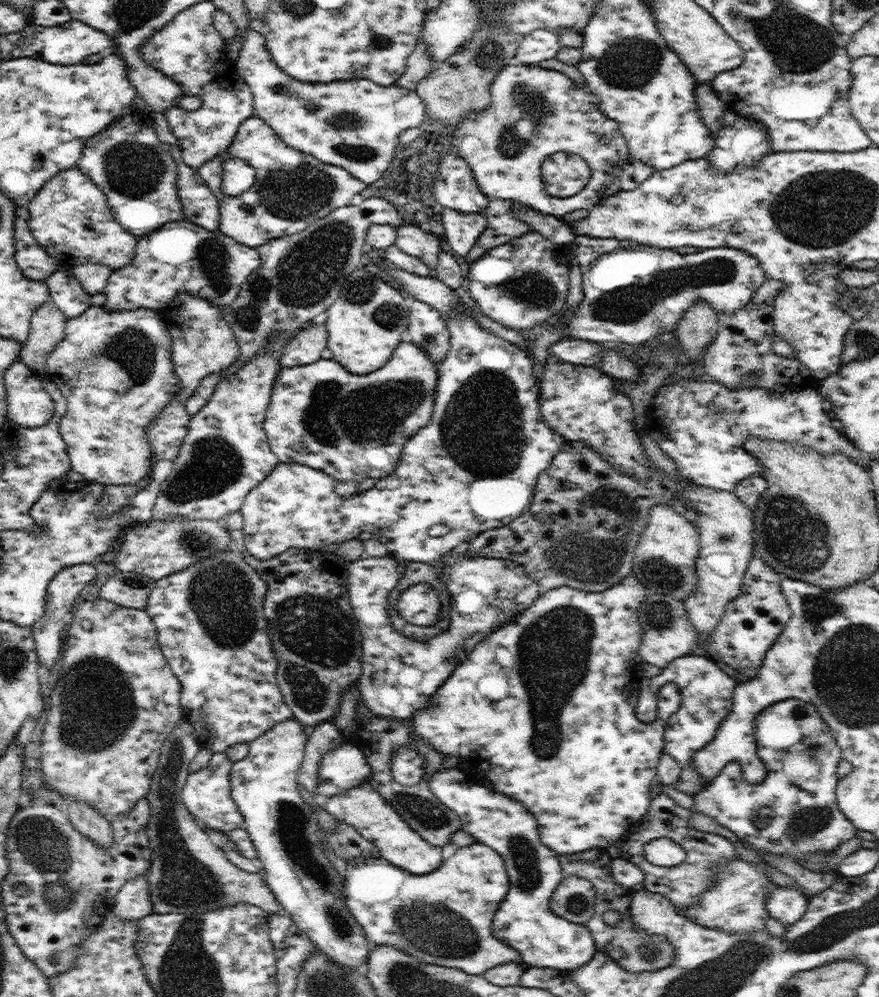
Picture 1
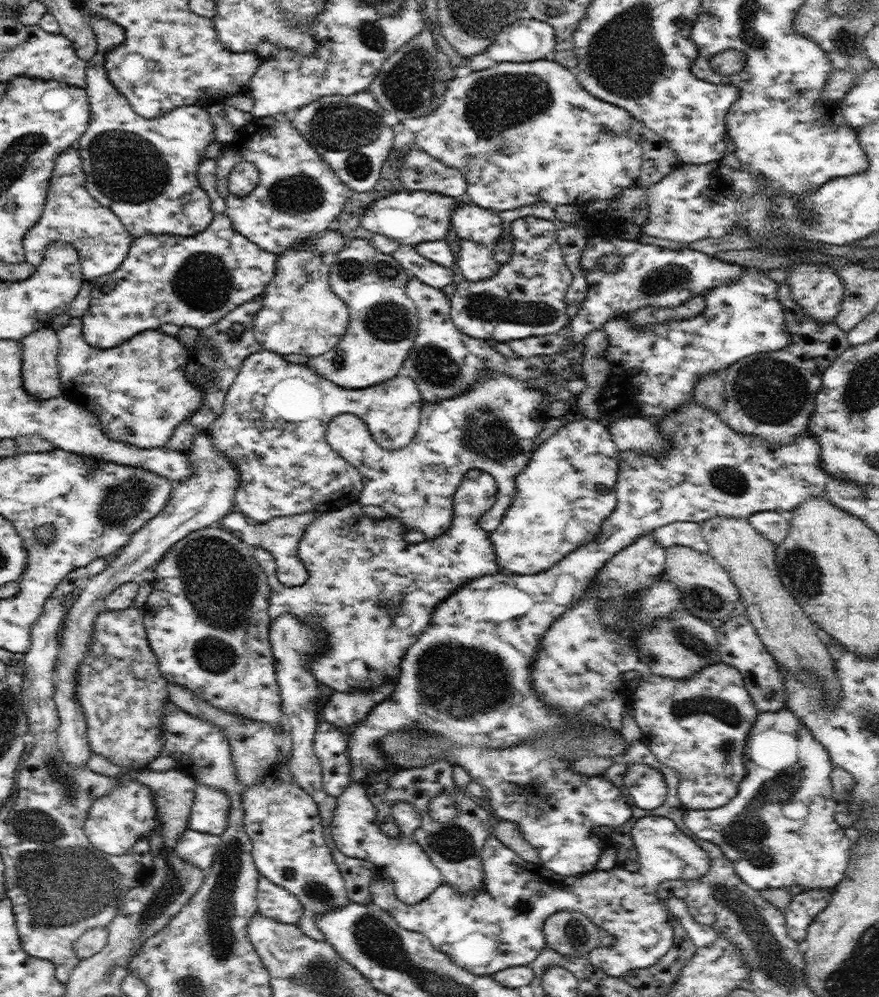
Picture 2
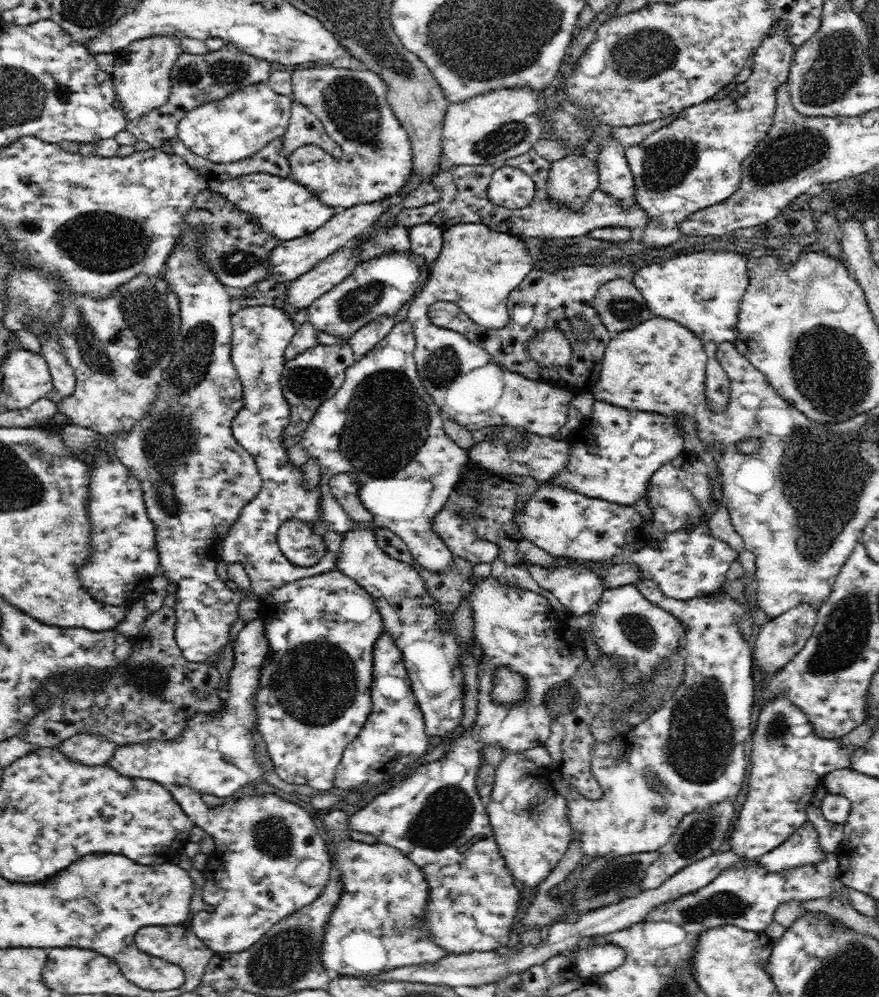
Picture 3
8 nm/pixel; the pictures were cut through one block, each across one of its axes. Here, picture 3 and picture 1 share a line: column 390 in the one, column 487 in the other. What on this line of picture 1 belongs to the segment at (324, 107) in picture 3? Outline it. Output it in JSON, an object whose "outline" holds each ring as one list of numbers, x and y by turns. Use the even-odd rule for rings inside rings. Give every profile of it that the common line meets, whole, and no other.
{"outline":[[512,62,498,73,489,86,489,91,491,104,488,109,472,114,472,117,466,117,460,125,454,127,450,148,471,166,479,188,490,200,517,200,541,213,562,218,564,214,580,208,590,209,621,190,619,176,632,157,629,155,624,135,618,123,605,116,597,107,598,104,592,103,591,96,578,87,574,80,558,70,533,65,514,66],[556,152,580,155,591,170,592,180,586,184,584,190,573,197,552,196,544,187,541,164,550,154]]}

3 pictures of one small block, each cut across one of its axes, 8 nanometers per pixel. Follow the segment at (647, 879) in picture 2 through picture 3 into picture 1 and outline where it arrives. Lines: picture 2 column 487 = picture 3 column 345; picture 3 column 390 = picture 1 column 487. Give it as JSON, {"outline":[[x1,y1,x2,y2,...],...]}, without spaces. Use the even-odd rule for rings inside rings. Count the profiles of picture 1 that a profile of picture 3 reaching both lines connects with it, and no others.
{"outline":[[482,843,458,847,436,870,415,875,390,864,381,856,370,860,350,860,346,864,343,888,346,908,362,927,372,946,389,944,416,960,448,968,459,968,471,975,482,975,489,968,505,962,523,963,519,952,498,940,492,932,494,915,509,891,504,859,493,848]]}

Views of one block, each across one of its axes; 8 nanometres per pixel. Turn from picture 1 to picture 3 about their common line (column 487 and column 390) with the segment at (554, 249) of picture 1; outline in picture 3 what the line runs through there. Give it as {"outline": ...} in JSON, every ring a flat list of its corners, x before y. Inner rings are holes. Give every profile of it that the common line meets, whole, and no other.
{"outline":[[412,250,406,253,382,254,355,266,354,272,319,296,308,307,308,322,316,330,348,340,358,329,370,321,386,316,394,316,403,304,413,304,429,275,430,265]]}

